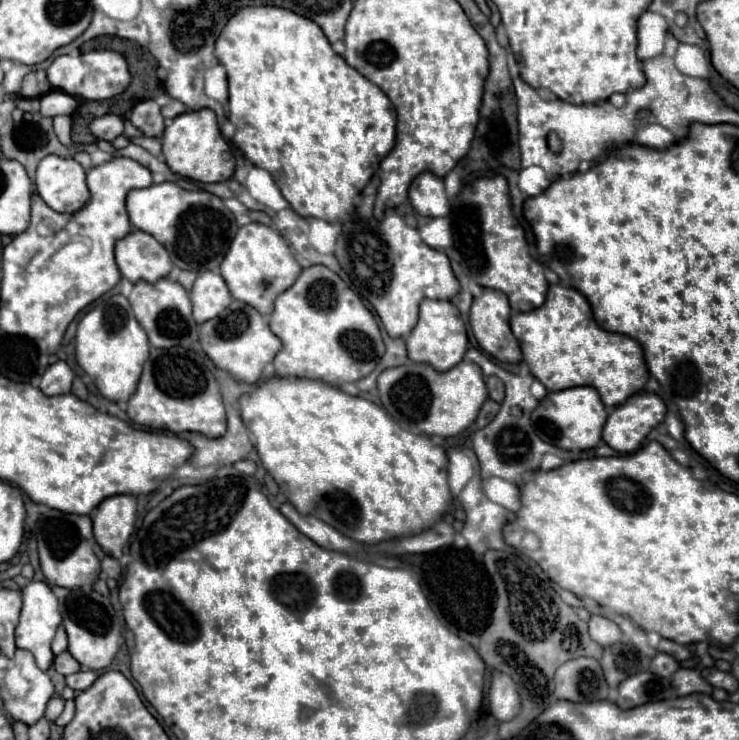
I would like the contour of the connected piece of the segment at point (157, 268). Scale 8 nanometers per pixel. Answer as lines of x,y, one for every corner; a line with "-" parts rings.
132,230
116,242
116,262
124,278
130,282
150,282
166,278
172,270
172,260
166,248
142,230

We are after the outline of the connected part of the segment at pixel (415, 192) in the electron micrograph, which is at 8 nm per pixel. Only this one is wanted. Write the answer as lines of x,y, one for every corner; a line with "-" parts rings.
420,174
410,186
410,204
422,216
442,218
450,214
448,196
442,178
434,174

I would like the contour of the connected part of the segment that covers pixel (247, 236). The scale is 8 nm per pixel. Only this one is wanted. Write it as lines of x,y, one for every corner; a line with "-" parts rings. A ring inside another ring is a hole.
250,222
238,230
220,266
220,274
224,276
230,288
230,294
236,300
254,306
260,314
268,314
274,310
276,296
282,294
282,290
290,288
300,272
302,272
302,266
292,256
290,246
280,236
280,232
258,222

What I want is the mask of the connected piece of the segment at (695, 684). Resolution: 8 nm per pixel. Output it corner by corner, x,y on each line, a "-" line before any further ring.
678,668
672,676
672,686
676,690
678,696
688,696
688,694
712,694
712,686
708,686
708,682
700,676
698,670
692,668

